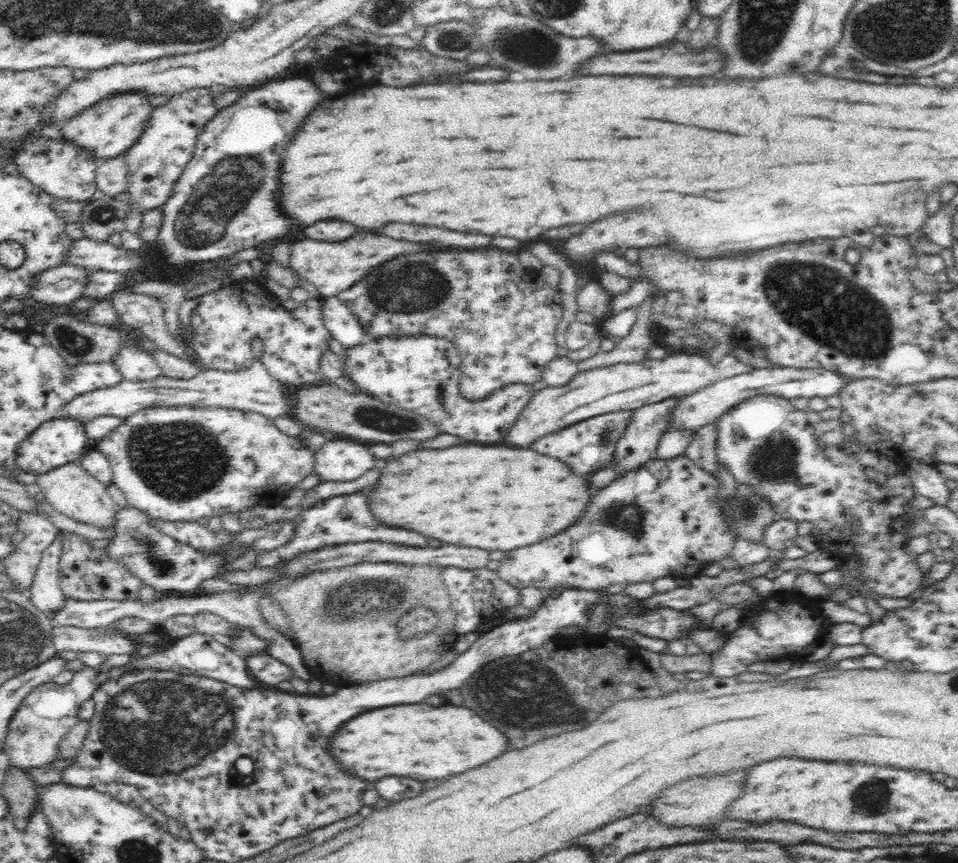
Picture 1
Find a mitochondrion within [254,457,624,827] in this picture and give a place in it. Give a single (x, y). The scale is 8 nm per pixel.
(519, 690)

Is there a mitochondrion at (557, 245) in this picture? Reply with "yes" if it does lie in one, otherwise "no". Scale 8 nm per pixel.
no

